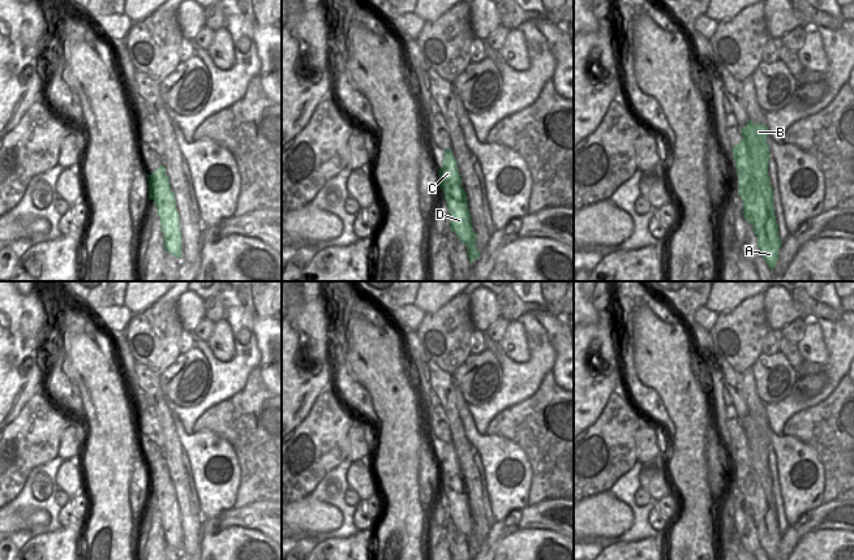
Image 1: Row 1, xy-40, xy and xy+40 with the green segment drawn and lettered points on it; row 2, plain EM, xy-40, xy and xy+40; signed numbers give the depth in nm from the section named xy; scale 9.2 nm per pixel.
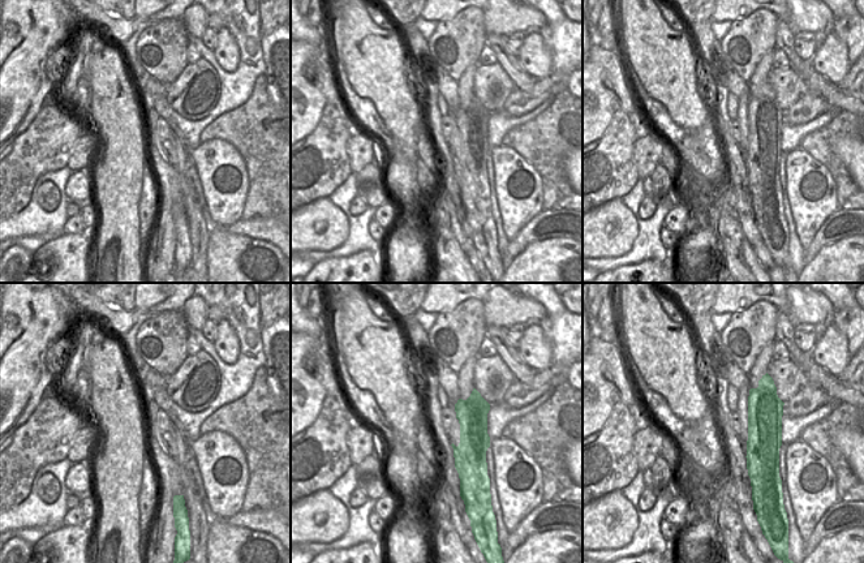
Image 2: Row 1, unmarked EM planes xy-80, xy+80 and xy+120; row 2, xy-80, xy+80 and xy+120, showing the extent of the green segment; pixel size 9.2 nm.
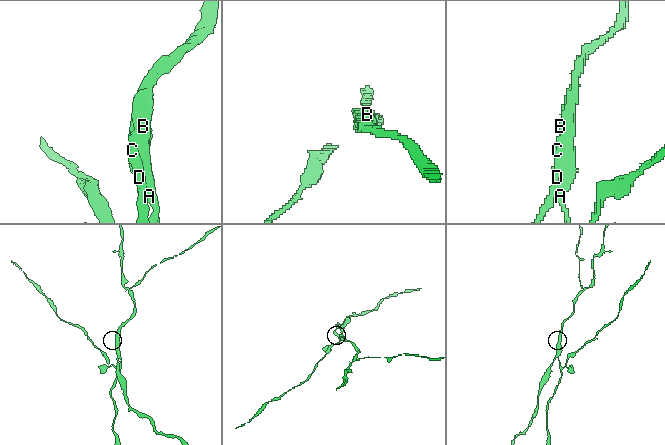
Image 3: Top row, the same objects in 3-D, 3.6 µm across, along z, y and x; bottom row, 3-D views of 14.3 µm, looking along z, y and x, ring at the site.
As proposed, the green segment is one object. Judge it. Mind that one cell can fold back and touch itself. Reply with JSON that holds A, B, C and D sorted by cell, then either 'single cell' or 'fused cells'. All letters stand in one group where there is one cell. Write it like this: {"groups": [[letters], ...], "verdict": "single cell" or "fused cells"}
{"groups": [["A", "B"], ["C", "D"]], "verdict": "fused cells"}

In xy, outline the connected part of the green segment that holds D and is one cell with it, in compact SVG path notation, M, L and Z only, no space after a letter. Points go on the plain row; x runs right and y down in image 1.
M445 441L442 460L438 462L439 481L445 486L447 503L450 505L450 520L456 529L468 535L472 530L472 512L468 503L467 492L459 492L462 488L462 470L452 441Z

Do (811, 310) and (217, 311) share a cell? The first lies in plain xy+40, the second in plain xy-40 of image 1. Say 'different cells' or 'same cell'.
same cell

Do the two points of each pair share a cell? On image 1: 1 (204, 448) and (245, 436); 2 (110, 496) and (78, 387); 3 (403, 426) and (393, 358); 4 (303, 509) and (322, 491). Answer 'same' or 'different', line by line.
1: different
2: same
3: same
4: different

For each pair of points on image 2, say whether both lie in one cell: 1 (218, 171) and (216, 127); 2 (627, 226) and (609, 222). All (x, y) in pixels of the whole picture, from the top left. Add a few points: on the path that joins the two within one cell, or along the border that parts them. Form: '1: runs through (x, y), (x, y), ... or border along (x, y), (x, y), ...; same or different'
1: border along (202, 142), (209, 140), (227, 141), (241, 157); different
2: runs through (623, 226), (613, 226); same

